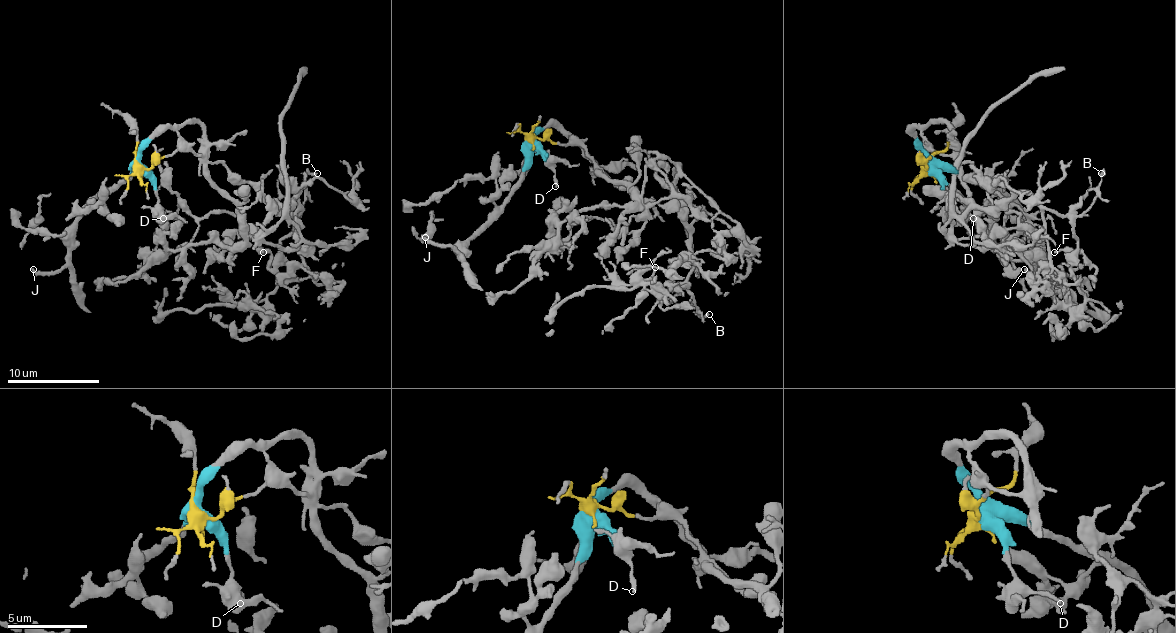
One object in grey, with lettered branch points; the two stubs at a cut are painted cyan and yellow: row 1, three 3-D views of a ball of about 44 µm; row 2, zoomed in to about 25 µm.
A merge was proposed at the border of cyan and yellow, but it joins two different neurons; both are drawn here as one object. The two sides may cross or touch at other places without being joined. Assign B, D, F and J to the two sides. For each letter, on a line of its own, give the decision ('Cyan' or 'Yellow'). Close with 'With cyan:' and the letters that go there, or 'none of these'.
B: Yellow
D: Cyan
F: Yellow
J: Cyan
With cyan: D, J

